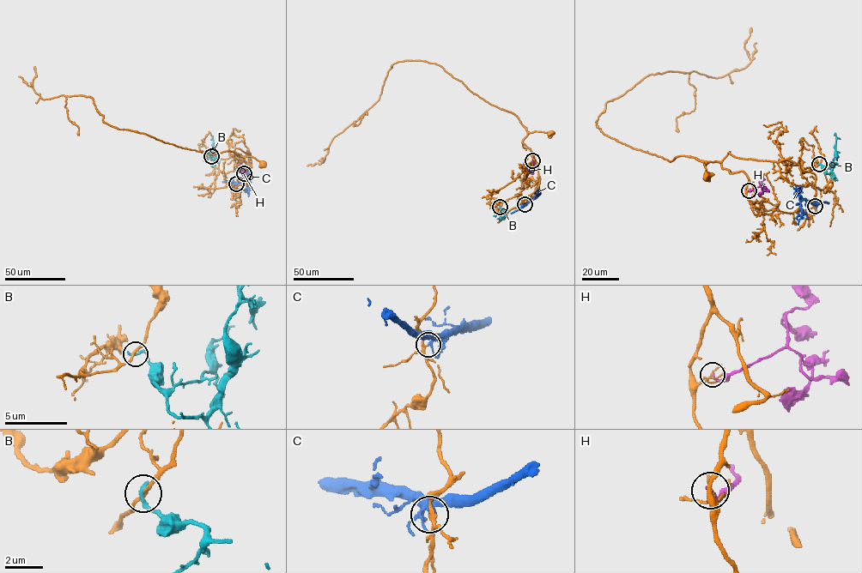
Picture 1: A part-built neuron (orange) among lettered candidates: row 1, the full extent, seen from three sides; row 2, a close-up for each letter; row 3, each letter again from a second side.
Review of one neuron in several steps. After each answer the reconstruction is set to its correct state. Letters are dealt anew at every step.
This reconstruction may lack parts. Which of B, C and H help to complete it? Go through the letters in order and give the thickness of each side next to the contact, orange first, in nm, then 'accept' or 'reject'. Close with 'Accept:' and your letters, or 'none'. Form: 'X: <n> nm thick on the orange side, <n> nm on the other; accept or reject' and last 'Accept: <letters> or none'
B: 190 nm thick on the orange side, 240 nm on the other; reject
C: 140 nm thick on the orange side, 150 nm on the other; reject
H: 80 nm thick on the orange side, 180 nm on the other; reject
Accept: none

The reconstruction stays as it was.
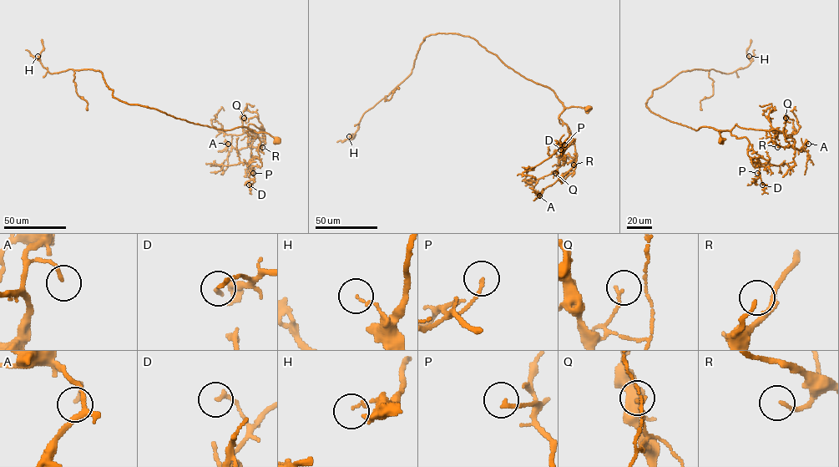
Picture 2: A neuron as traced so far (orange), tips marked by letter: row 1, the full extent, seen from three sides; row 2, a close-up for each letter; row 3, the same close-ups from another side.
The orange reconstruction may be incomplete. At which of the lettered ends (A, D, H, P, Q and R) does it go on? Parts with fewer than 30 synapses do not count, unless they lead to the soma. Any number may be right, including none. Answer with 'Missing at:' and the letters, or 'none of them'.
Missing at: none of them

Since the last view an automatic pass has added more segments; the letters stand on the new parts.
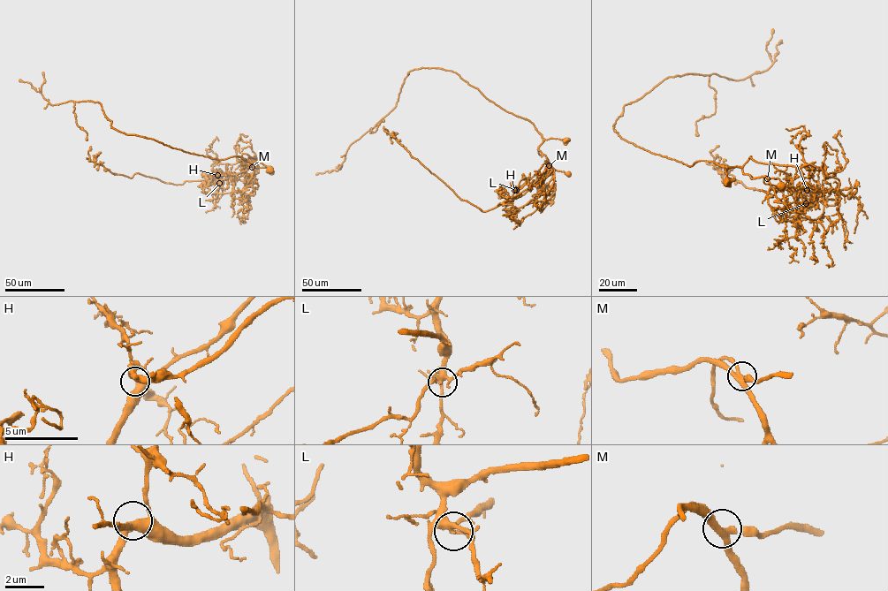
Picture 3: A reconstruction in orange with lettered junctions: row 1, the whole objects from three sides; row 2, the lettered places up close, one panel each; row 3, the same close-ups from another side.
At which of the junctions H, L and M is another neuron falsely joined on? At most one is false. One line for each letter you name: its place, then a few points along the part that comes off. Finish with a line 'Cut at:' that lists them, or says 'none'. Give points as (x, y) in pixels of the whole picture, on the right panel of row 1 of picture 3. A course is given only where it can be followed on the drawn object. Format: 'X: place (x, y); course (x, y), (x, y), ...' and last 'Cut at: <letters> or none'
M: place (767, 178); course (767, 178), (839, 200), (828, 205), (782, 187), (773, 195), (746, 187), (715, 169), (709, 152), (718, 146)
Cut at: M

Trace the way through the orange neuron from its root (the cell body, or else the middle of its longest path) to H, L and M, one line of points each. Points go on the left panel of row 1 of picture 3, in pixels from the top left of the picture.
H: (269, 169), (260, 162), (241, 160), (242, 164), (250, 166), (246, 170), (217, 175)
L: (269, 169), (260, 162), (241, 160), (249, 168), (219, 183)
M: (269, 169), (260, 162), (240, 161), (242, 164), (252, 167)

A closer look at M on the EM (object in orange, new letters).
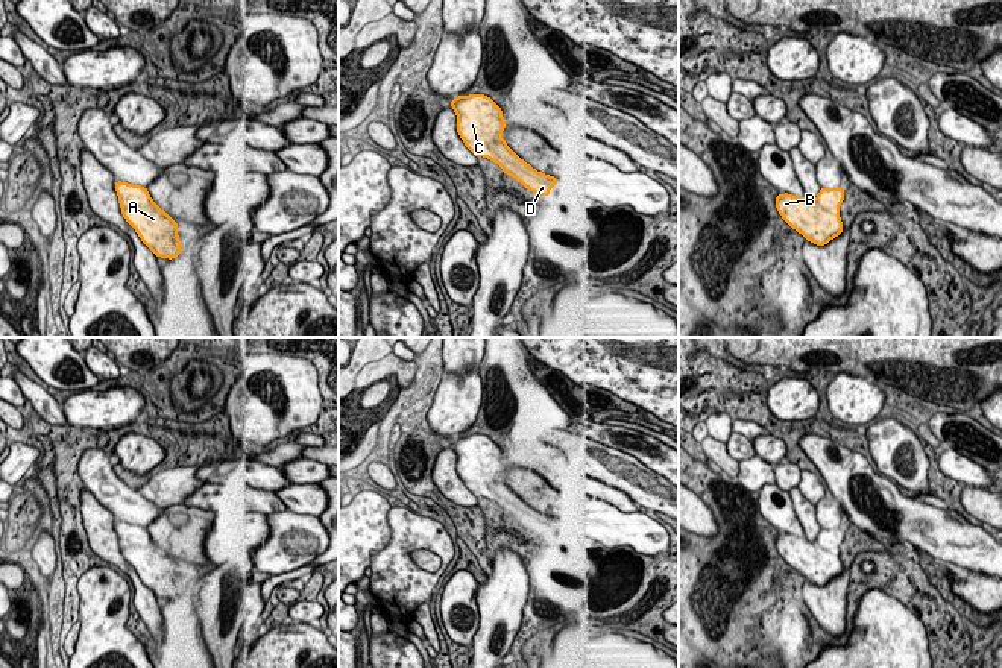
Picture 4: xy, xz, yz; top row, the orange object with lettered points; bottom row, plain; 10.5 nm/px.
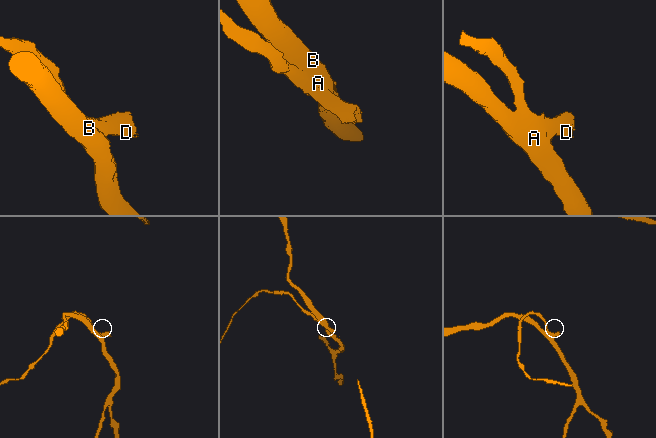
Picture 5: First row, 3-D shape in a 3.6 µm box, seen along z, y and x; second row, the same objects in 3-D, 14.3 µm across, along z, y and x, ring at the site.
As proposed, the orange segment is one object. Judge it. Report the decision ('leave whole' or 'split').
split

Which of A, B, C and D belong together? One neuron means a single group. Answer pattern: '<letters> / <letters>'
A B C / D

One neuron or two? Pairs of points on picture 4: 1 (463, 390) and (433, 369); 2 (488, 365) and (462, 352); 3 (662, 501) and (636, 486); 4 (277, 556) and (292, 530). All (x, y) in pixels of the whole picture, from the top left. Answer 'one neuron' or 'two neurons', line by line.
1: two neurons
2: two neurons
3: one neuron
4: one neuron

